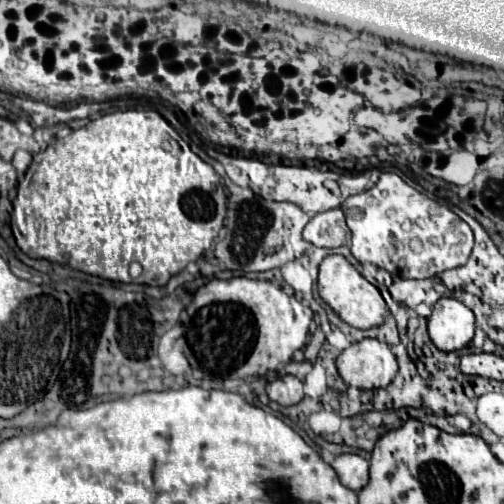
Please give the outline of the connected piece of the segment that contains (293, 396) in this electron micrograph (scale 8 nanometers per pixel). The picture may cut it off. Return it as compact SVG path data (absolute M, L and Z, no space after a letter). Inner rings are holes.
M294 375L278 377L276 381L268 383L266 391L268 391L268 397L280 405L294 405L294 403L300 403L304 397L304 385Z

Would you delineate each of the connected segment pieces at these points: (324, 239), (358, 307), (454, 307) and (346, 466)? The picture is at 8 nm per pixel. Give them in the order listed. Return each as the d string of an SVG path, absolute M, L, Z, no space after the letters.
M330 209L314 215L304 227L304 239L318 247L346 245L350 241L350 229L342 209Z
M328 255L320 263L320 275L318 275L318 293L320 297L338 313L342 321L356 329L370 329L378 327L384 323L388 317L386 301L382 299L380 291L368 283L354 267L350 261L346 261L344 255Z
M440 297L428 319L432 343L442 351L466 347L474 337L474 313L454 297Z
M356 453L338 455L332 463L340 481L352 491L360 491L368 485L368 461Z

